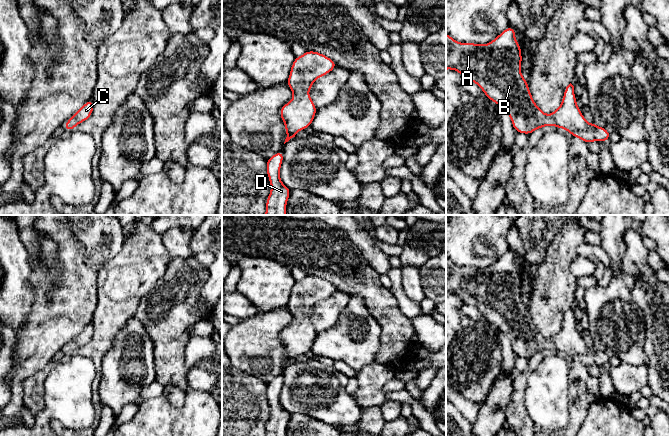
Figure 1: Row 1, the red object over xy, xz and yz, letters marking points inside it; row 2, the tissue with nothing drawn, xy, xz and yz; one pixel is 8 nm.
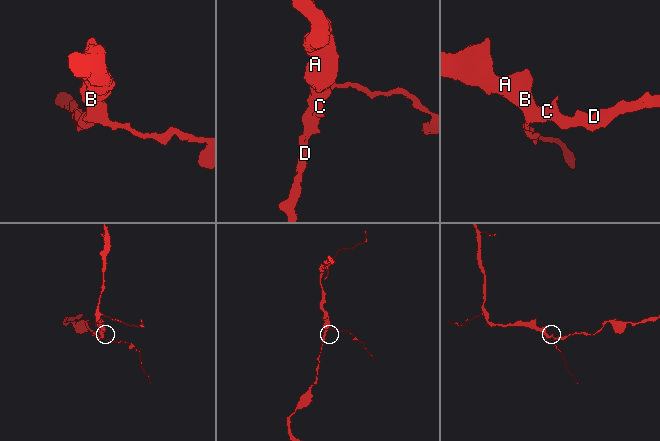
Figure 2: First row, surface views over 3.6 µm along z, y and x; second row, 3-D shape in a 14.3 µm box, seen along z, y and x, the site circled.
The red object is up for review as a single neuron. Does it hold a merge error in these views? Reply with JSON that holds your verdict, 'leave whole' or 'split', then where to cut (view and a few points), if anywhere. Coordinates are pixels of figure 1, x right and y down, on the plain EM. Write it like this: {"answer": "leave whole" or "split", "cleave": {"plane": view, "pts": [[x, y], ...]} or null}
{"answer": "leave whole", "cleave": null}

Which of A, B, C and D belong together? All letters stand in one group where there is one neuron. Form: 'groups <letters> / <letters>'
groups A B C D

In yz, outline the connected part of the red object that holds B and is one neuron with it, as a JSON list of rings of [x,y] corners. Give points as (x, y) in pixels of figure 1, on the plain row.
[[[507,251],[491,266],[480,269],[455,265],[446,257],[446,294],[459,296],[465,304],[476,307],[485,320],[503,332],[511,342],[512,350],[518,357],[530,359],[545,350],[563,352],[572,360],[589,368],[610,363],[610,356],[595,347],[589,348],[577,330],[574,310],[570,307],[564,314],[562,327],[550,339],[545,338],[534,326],[527,304],[521,298],[522,278],[520,268],[515,263],[516,255]]]

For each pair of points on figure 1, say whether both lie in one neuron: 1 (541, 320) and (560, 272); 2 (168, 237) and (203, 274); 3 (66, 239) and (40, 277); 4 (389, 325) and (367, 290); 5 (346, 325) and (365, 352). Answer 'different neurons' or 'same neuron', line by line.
1: same neuron
2: different neurons
3: same neuron
4: same neuron
5: same neuron

